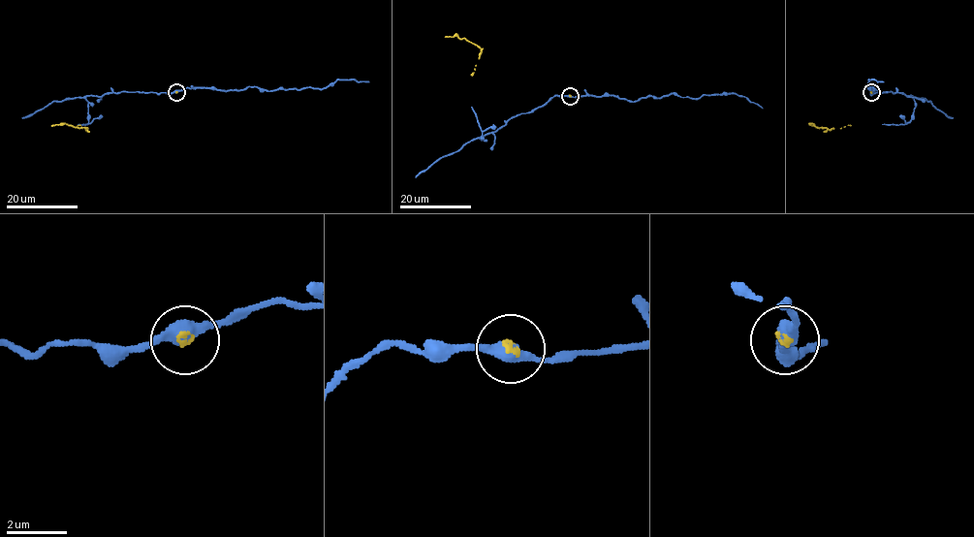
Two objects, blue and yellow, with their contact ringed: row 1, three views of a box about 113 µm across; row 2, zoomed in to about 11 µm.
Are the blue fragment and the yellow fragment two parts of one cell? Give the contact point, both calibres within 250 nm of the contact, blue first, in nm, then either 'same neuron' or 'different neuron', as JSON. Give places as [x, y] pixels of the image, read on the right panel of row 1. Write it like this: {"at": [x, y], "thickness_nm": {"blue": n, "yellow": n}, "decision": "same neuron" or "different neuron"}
{"at": [871, 92], "thickness_nm": {"blue": 420, "yellow": 110}, "decision": "same neuron"}

